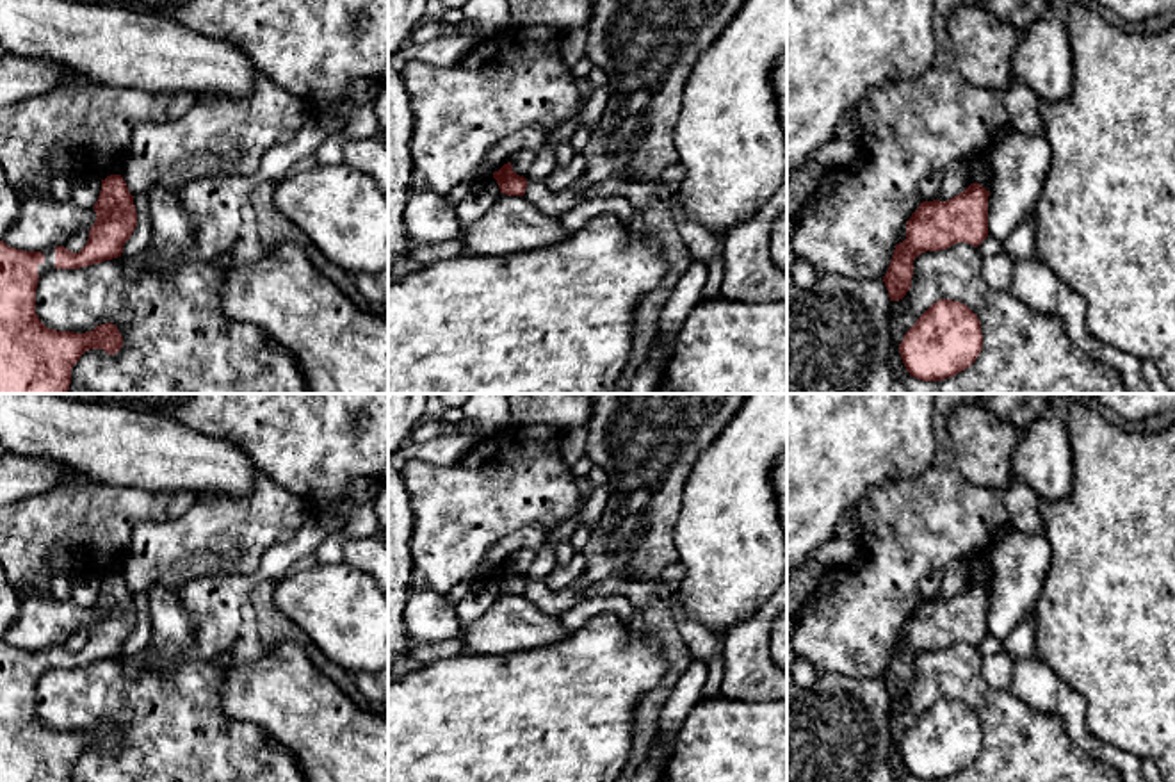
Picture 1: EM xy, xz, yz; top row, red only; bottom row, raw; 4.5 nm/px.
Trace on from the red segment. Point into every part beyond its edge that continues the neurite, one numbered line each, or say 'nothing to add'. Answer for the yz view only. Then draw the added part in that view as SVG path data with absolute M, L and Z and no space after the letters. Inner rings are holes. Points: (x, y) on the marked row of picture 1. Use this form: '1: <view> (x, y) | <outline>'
nothing to add

